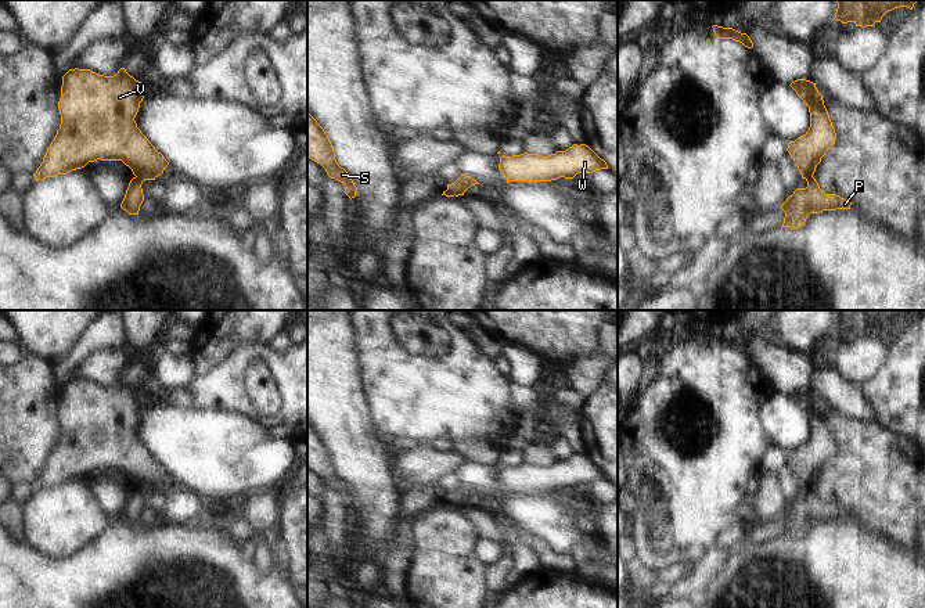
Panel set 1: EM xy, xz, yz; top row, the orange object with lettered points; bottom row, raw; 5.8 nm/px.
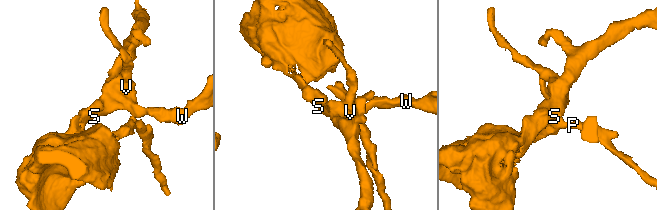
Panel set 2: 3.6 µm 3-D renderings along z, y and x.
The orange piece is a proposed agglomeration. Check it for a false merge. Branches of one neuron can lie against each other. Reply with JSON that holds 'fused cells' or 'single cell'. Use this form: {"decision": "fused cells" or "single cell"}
{"decision": "fused cells"}

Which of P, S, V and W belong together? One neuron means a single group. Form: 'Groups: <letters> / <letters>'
Groups: P / S V W

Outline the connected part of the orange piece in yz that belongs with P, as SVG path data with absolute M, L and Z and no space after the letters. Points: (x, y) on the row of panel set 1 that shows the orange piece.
M814 177L806 179L806 188L796 188L780 206L785 212L781 227L799 229L810 213L850 209L852 202L836 194L825 194Z

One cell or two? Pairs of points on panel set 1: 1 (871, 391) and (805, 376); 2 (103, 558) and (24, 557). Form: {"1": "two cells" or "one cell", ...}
{"1": "two cells", "2": "one cell"}

